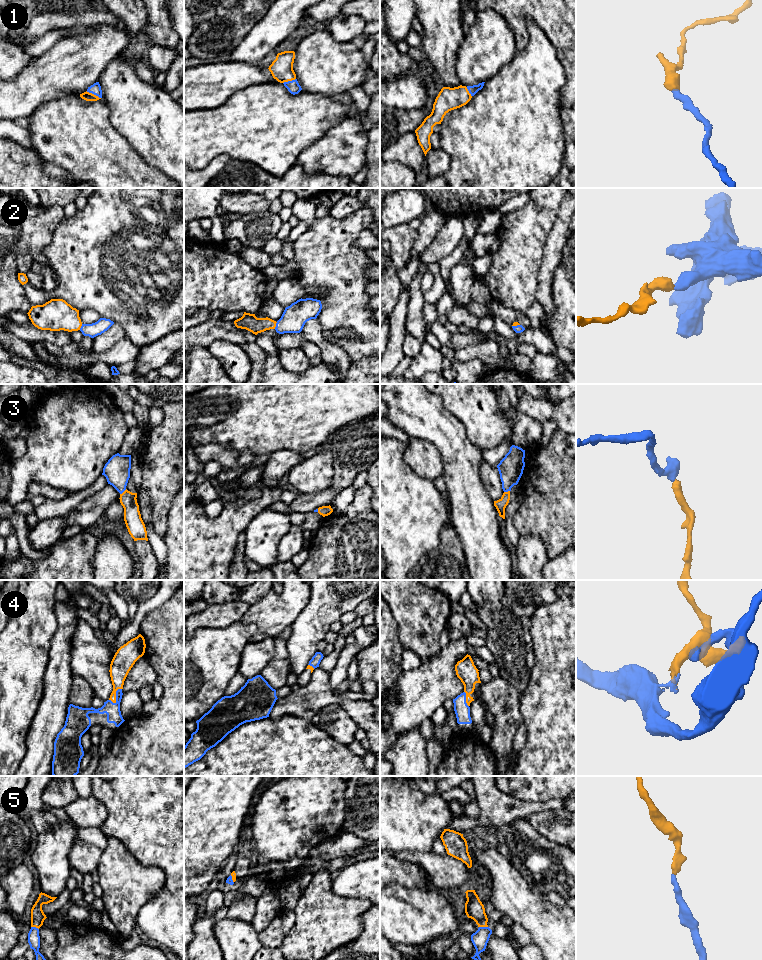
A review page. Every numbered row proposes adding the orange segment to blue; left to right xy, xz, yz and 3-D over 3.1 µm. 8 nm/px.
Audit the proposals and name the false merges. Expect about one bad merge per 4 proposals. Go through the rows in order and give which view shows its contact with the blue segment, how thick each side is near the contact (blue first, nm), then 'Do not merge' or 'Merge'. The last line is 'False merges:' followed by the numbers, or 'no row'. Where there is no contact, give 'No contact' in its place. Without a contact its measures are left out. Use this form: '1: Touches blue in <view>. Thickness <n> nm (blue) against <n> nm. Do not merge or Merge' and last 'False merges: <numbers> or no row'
1: Touches blue in xy. Thickness 90 nm (blue) against 70 nm. Merge
2: Touches blue in xz. Thickness 200 nm (blue) against 140 nm. Merge
3: Touches blue in xy. Thickness 200 nm (blue) against 140 nm. Merge
4: Touches blue in xy. Thickness 120 nm (blue) against 160 nm. Merge
5: Touches blue in yz. Thickness 140 nm (blue) against 160 nm. Merge
False merges: no row

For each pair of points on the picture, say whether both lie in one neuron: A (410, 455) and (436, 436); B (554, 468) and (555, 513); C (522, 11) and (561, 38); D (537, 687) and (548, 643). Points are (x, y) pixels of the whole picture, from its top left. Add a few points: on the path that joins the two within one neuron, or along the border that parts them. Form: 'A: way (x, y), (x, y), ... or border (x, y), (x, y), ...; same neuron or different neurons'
A: border (410, 436), (428, 441), (436, 449), (442, 461); different neurons
B: way (554, 479), (555, 502); same neuron
C: way (532, 11), (535, 11), (552, 28); same neuron
D: way (548, 676), (548, 654); same neuron

